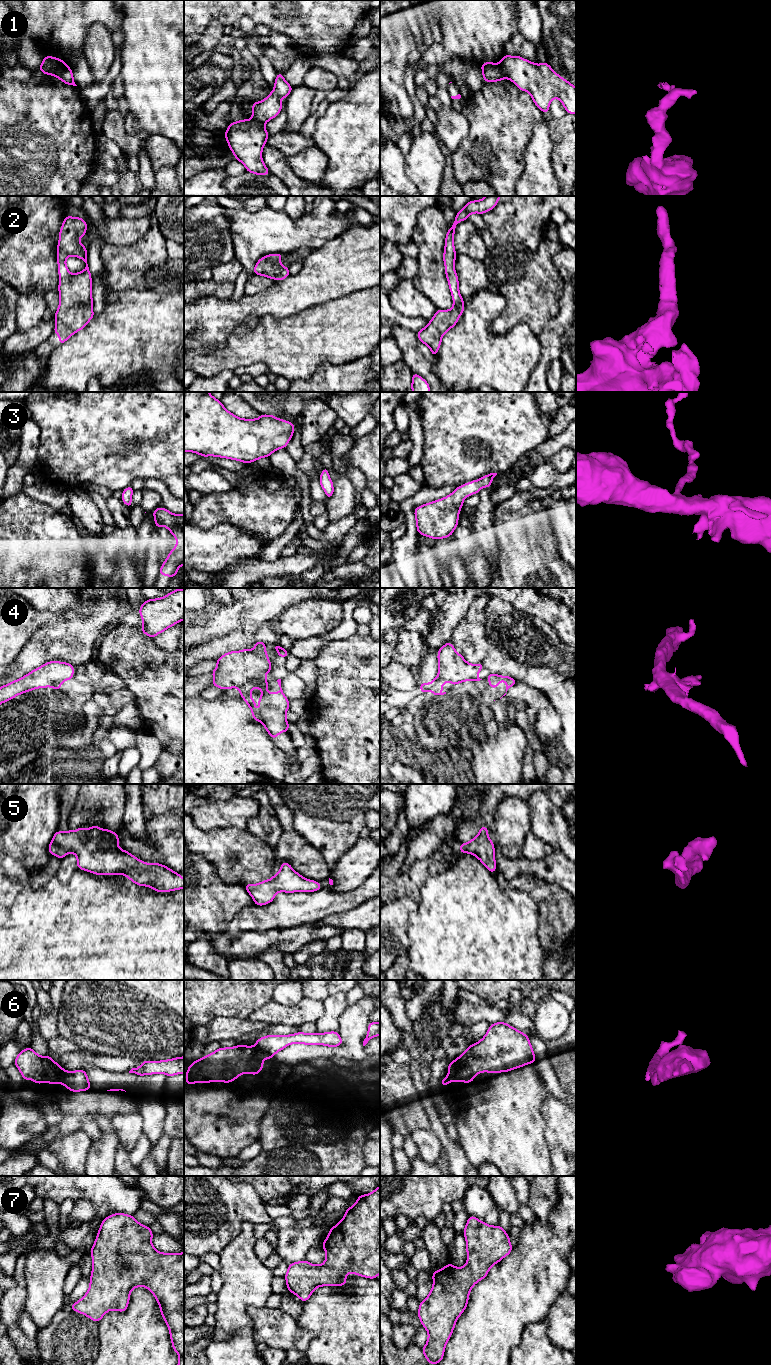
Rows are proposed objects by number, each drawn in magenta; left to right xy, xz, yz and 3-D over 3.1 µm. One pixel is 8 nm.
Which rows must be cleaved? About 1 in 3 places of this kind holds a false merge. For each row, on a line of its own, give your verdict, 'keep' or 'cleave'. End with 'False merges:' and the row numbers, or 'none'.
1: cleave
2: keep
3: keep
4: cleave
5: keep
6: cleave
7: keep
False merges: 1, 4, 6

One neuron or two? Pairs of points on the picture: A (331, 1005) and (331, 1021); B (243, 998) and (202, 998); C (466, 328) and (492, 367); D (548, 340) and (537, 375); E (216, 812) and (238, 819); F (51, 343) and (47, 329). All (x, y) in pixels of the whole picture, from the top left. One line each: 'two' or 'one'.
A: one
B: one
C: one
D: one
E: one
F: two

